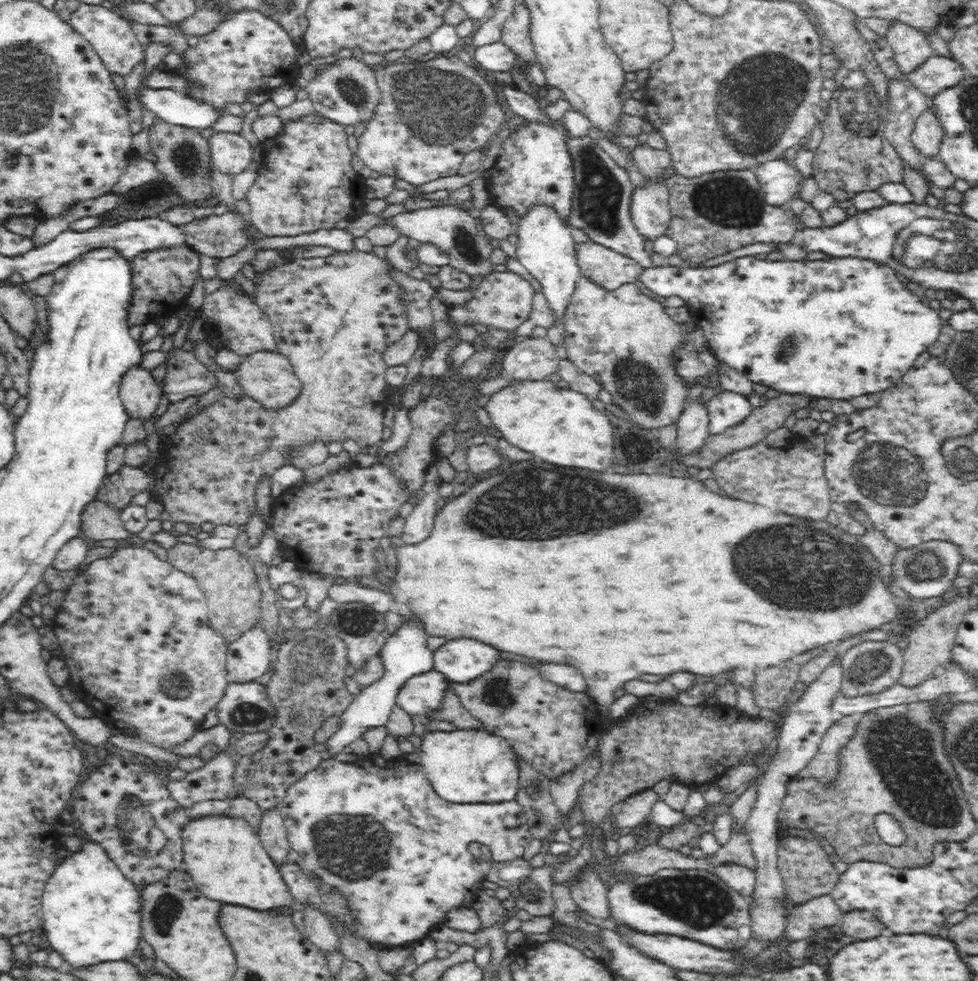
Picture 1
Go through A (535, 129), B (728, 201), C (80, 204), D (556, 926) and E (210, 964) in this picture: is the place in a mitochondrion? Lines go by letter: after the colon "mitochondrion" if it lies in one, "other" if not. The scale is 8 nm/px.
A: other
B: mitochondrion
C: other
D: other
E: other

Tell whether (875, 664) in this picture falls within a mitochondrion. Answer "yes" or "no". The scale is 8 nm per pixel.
yes

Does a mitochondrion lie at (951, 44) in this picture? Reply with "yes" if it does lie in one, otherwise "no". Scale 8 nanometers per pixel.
no

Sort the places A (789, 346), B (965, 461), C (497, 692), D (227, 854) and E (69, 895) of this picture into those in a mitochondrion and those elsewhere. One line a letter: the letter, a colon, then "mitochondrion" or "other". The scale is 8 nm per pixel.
A: mitochondrion
B: mitochondrion
C: mitochondrion
D: other
E: other

